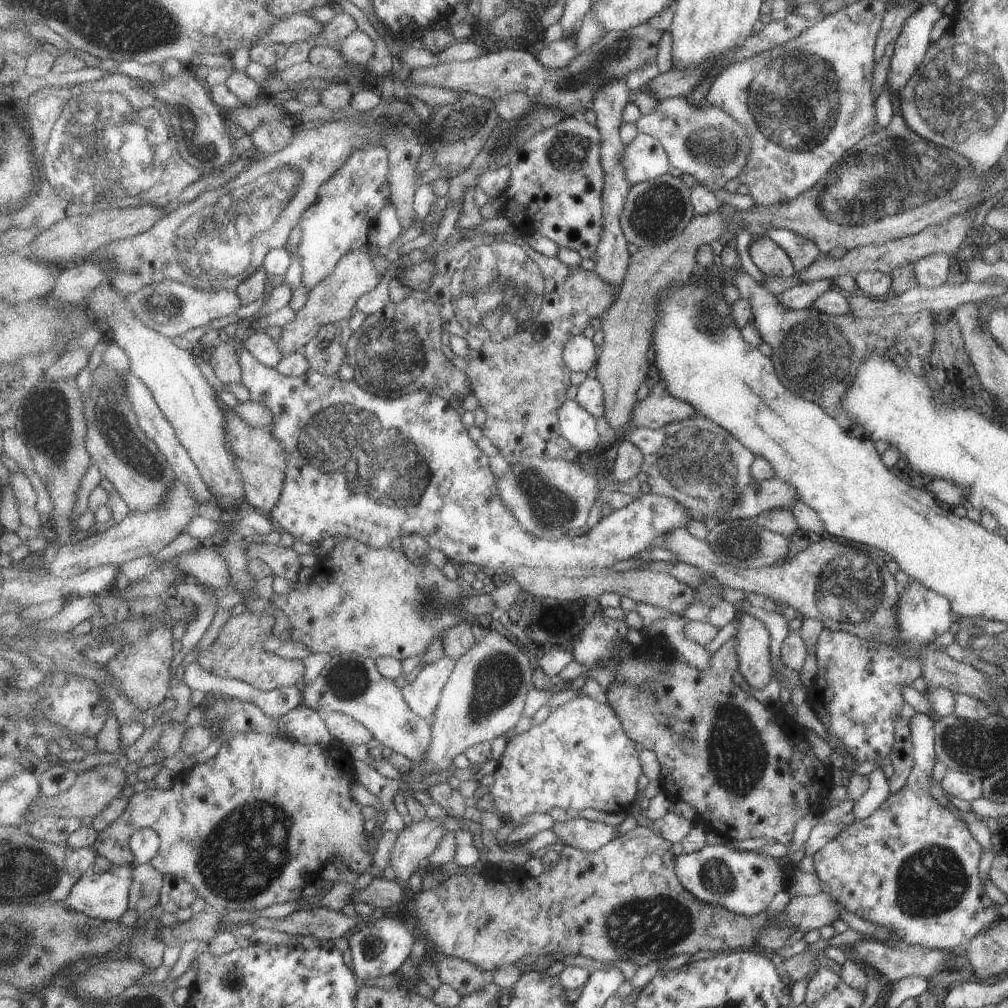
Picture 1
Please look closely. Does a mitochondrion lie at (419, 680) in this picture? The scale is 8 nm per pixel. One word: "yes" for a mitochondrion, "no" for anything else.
no

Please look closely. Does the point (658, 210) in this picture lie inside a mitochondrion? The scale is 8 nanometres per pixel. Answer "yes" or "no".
yes

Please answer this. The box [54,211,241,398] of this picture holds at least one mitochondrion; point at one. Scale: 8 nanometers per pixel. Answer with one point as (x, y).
(161, 304)

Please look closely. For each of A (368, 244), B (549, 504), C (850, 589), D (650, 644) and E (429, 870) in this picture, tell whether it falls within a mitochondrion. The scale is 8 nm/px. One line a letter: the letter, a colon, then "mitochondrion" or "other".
A: other
B: mitochondrion
C: mitochondrion
D: other
E: other

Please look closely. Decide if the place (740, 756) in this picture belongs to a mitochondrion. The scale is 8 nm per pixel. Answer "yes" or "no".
yes

